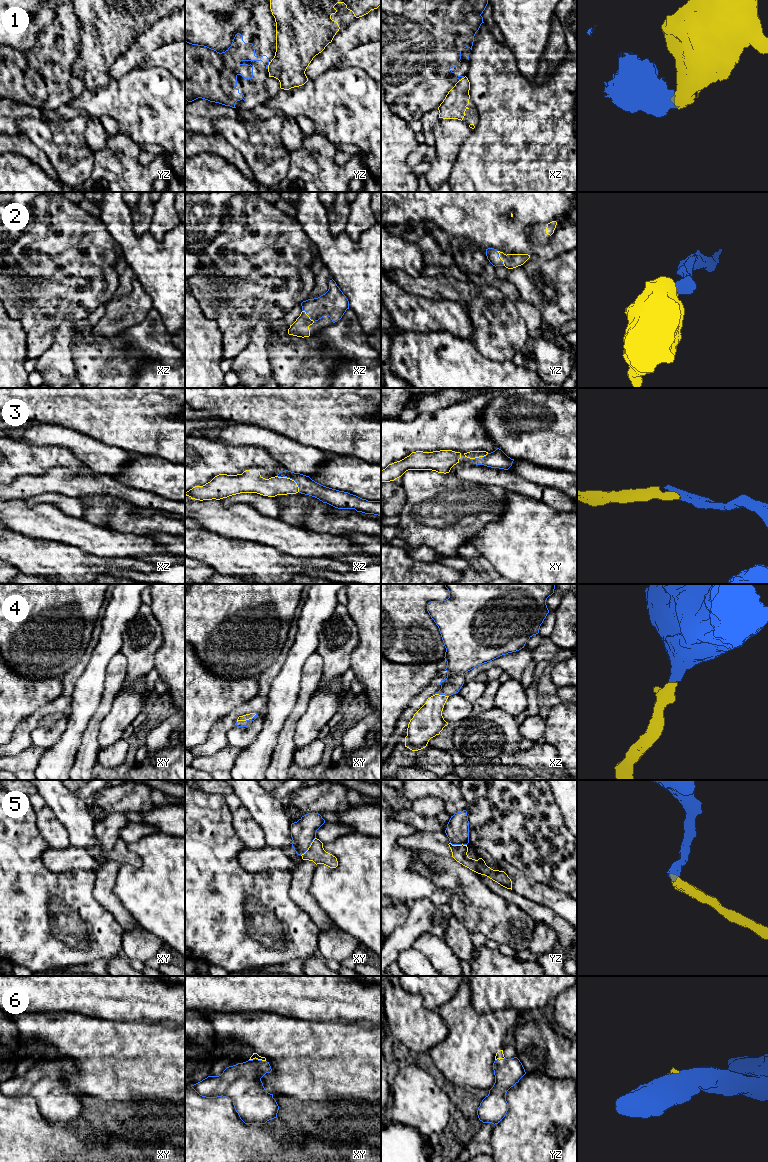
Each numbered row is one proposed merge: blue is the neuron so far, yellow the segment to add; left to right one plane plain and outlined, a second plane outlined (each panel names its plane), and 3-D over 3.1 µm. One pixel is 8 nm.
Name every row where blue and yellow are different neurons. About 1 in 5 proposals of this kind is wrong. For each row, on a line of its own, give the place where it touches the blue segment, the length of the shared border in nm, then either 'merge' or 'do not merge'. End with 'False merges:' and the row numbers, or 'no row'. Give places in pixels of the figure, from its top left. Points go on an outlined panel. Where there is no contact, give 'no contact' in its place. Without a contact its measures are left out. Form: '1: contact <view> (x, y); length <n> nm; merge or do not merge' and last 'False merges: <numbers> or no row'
1: contact yz (268, 64); length 60 nm; do not merge
2: contact yz (499, 258); length 140 nm; merge
3: contact xz (294, 480); length 180 nm; merge
4: contact xy (246, 720); length 170 nm; merge
5: contact xy (309, 846); length 190 nm; do not merge
6: contact xy (257, 1059); length 140 nm; merge
False merges: 1, 5

